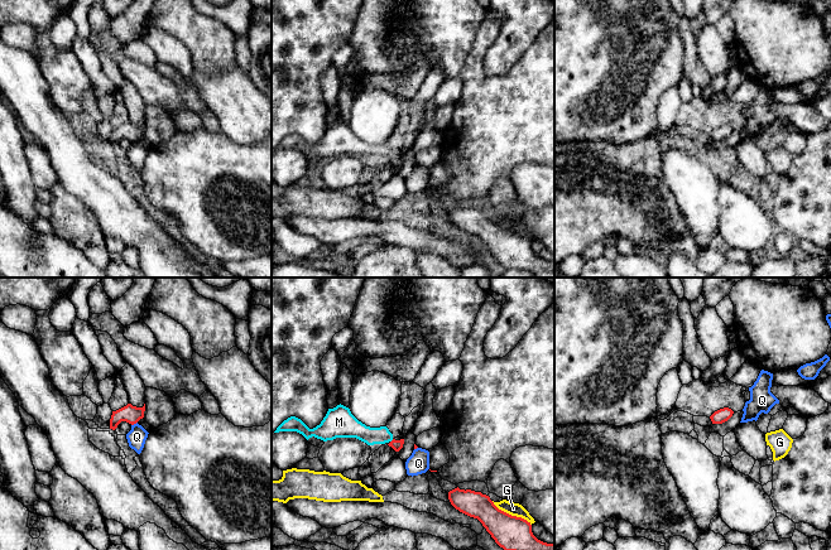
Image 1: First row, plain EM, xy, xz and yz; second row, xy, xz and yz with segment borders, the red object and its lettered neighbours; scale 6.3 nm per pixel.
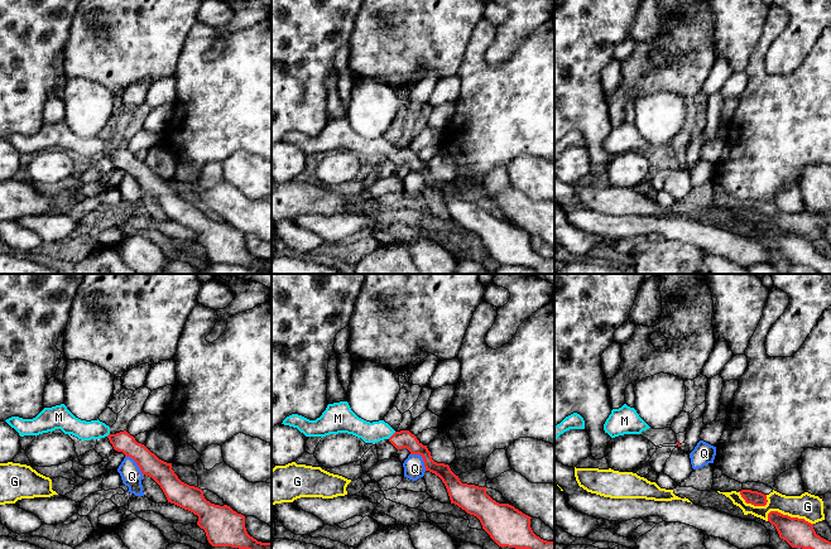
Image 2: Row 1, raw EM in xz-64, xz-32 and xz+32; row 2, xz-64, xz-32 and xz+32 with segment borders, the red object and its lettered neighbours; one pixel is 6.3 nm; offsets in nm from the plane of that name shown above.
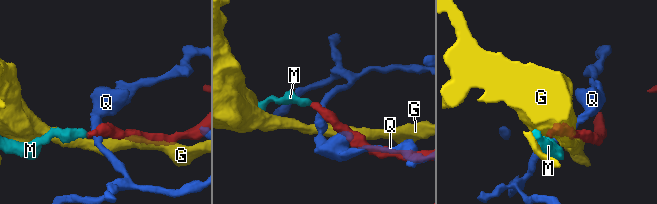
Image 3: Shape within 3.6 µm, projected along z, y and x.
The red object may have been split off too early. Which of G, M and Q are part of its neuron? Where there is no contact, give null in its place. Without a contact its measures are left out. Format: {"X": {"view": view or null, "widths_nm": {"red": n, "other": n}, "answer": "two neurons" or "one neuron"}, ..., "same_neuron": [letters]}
{"G": {"view": "xz", "widths_nm": {"red": 220, "other": 80}, "answer": "two neurons"}, "M": {"view": "xz", "widths_nm": {"red": 70, "other": 110}, "answer": "one neuron"}, "Q": {"view": "xy", "widths_nm": {"red": 120, "other": 120}, "answer": "two neurons"}, "same_neuron": ["M"]}

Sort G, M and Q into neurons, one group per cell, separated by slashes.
G / M / Q

